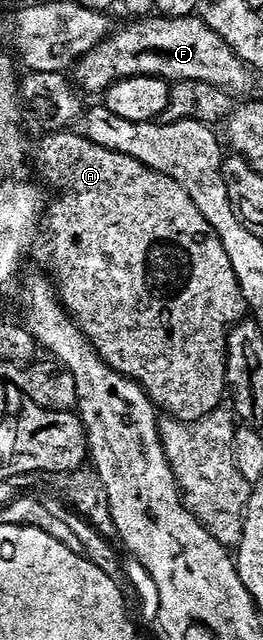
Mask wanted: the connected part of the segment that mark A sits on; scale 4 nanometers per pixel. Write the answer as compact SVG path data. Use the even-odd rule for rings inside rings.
M62 130L60 132L46 131L44 135L45 137L43 137L38 144L35 144L35 152L37 148L37 168L41 171L42 176L40 176L40 179L44 181L46 185L49 183L55 191L62 191L54 198L54 200L52 197L52 199L48 201L47 215L43 220L43 228L46 228L46 230L50 232L49 268L53 271L51 280L55 285L58 300L60 300L61 304L64 306L65 311L72 315L73 321L75 321L81 328L83 335L89 339L89 345L91 345L99 354L99 358L103 358L103 362L107 362L107 366L111 366L119 374L123 374L127 378L134 380L134 382L147 393L149 401L160 409L162 413L172 416L174 420L198 420L199 418L203 418L209 412L215 411L215 409L222 403L223 397L227 392L227 385L225 383L225 347L227 346L229 332L240 320L246 319L247 316L246 303L243 294L240 292L239 282L236 281L235 271L231 268L230 259L227 258L222 243L219 242L219 238L216 237L215 230L207 224L207 219L203 218L198 207L193 203L191 195L187 194L186 190L183 190L183 186L181 186L179 182L173 181L167 174L159 173L154 169L148 168L143 162L137 161L135 158L129 157L125 153L119 153L113 149L108 149L107 146L96 145L95 142L89 141L86 136L81 135L80 131L77 130Z

